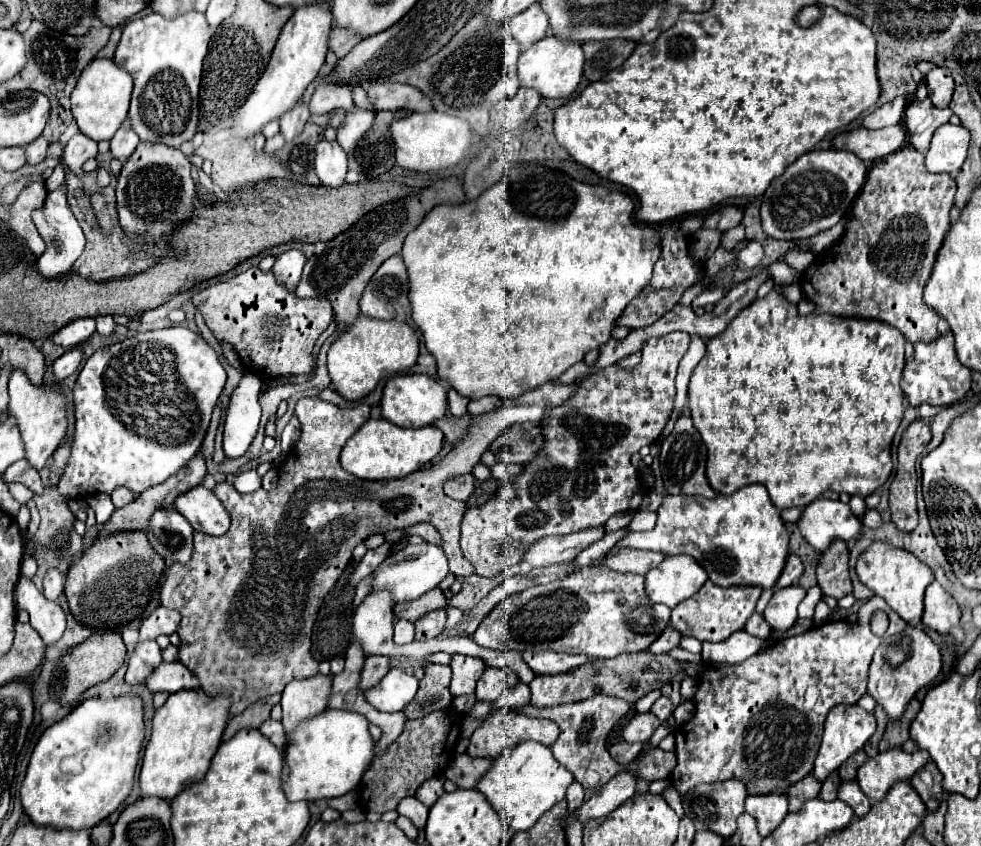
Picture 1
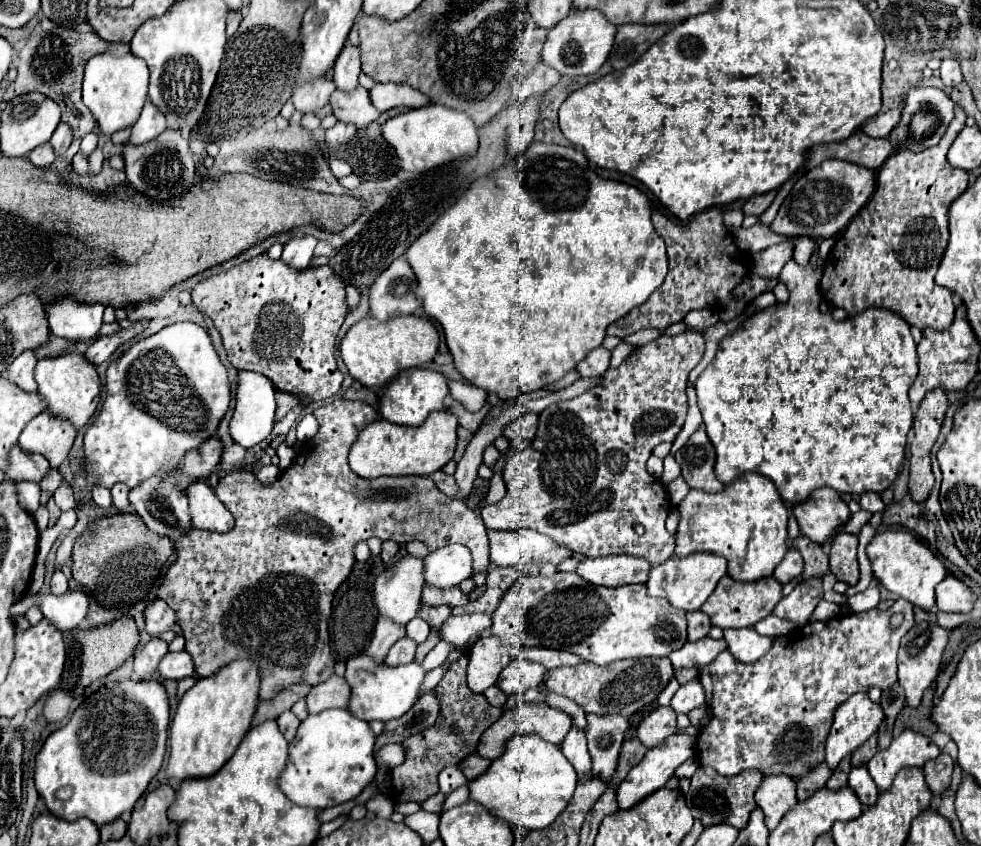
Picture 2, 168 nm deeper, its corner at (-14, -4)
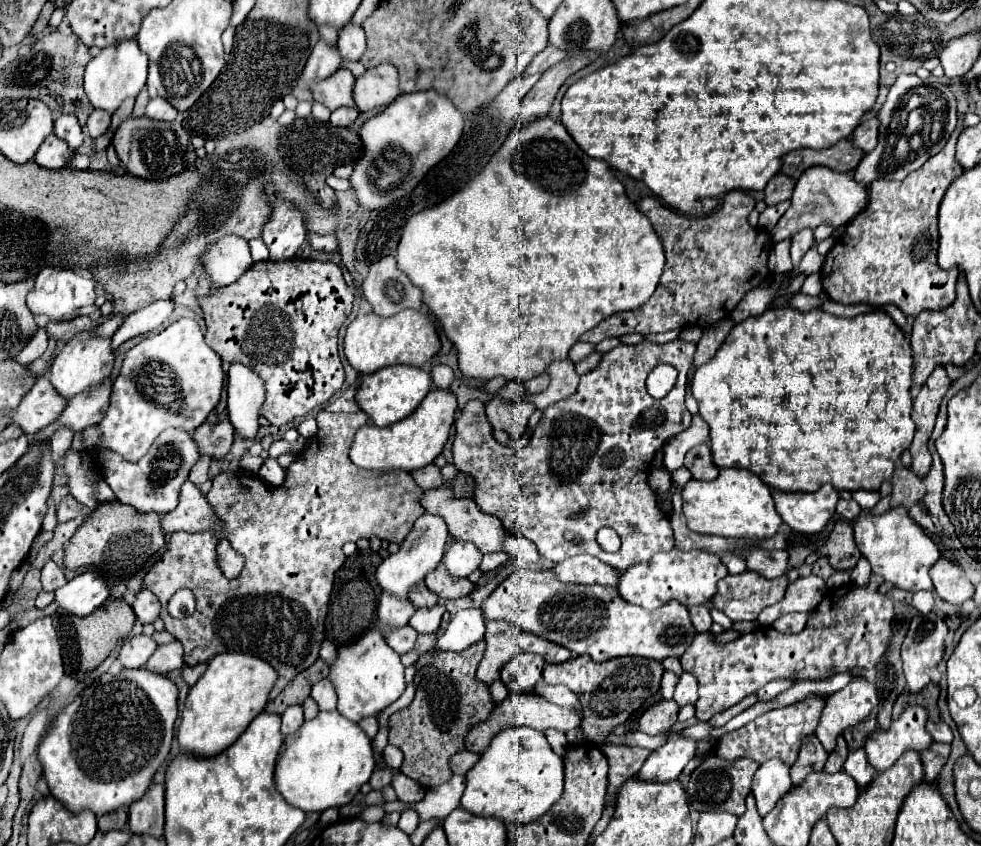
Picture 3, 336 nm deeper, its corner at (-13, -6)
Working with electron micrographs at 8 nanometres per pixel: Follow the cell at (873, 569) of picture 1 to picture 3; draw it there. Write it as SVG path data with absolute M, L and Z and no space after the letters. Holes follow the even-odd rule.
M903 507L889 509L879 517L871 517L869 511L863 509L861 517L853 525L853 531L855 531L855 543L861 555L871 563L875 575L881 575L885 581L893 583L895 587L911 593L921 589L925 591L933 589L929 571L931 565L935 565L935 561L939 561L941 557L939 547L917 523L911 521L911 517Z

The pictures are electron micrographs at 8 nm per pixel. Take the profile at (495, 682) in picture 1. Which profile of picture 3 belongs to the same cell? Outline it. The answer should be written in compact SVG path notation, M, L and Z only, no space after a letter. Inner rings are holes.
M517 653L503 669L501 681L511 693L531 691L543 675L545 659L535 653Z

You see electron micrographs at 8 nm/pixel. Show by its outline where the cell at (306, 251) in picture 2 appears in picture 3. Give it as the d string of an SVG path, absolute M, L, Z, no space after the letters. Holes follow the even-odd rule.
M267 185L269 201L273 205L273 217L263 227L263 241L269 247L271 261L287 261L297 255L307 239L307 229L299 209L291 207L281 197L273 195L273 187Z

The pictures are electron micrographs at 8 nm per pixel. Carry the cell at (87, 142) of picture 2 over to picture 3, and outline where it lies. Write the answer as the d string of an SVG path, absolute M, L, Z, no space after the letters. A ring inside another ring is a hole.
M95 109L95 111L89 115L89 119L87 119L87 129L89 129L89 135L91 135L93 139L97 139L97 137L105 135L105 131L107 131L109 123L111 123L111 115L109 115L107 111Z

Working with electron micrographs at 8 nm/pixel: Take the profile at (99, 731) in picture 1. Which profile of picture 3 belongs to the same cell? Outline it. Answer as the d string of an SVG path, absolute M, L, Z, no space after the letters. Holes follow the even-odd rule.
M123 669L119 675L105 673L93 685L67 705L51 725L51 731L39 745L39 763L51 795L63 803L69 813L83 809L103 815L143 797L155 771L169 755L173 741L173 723L177 719L177 687L165 677L147 669Z

